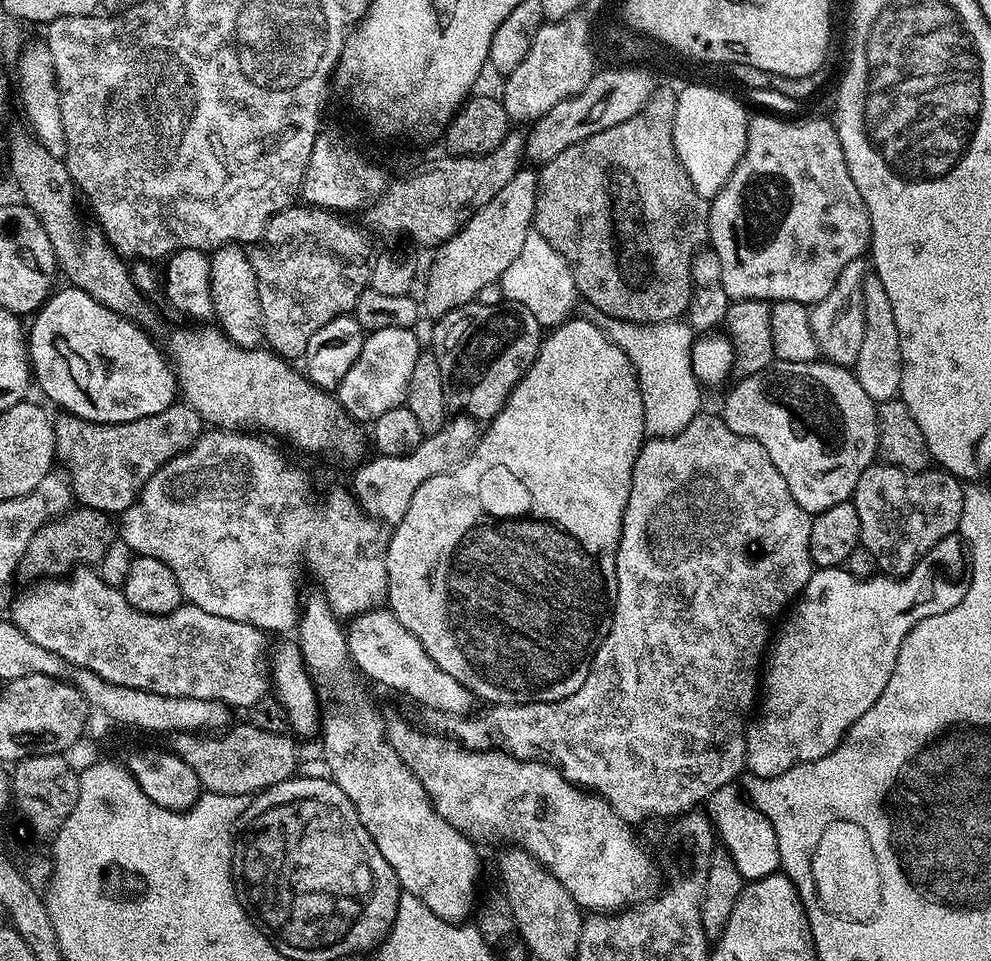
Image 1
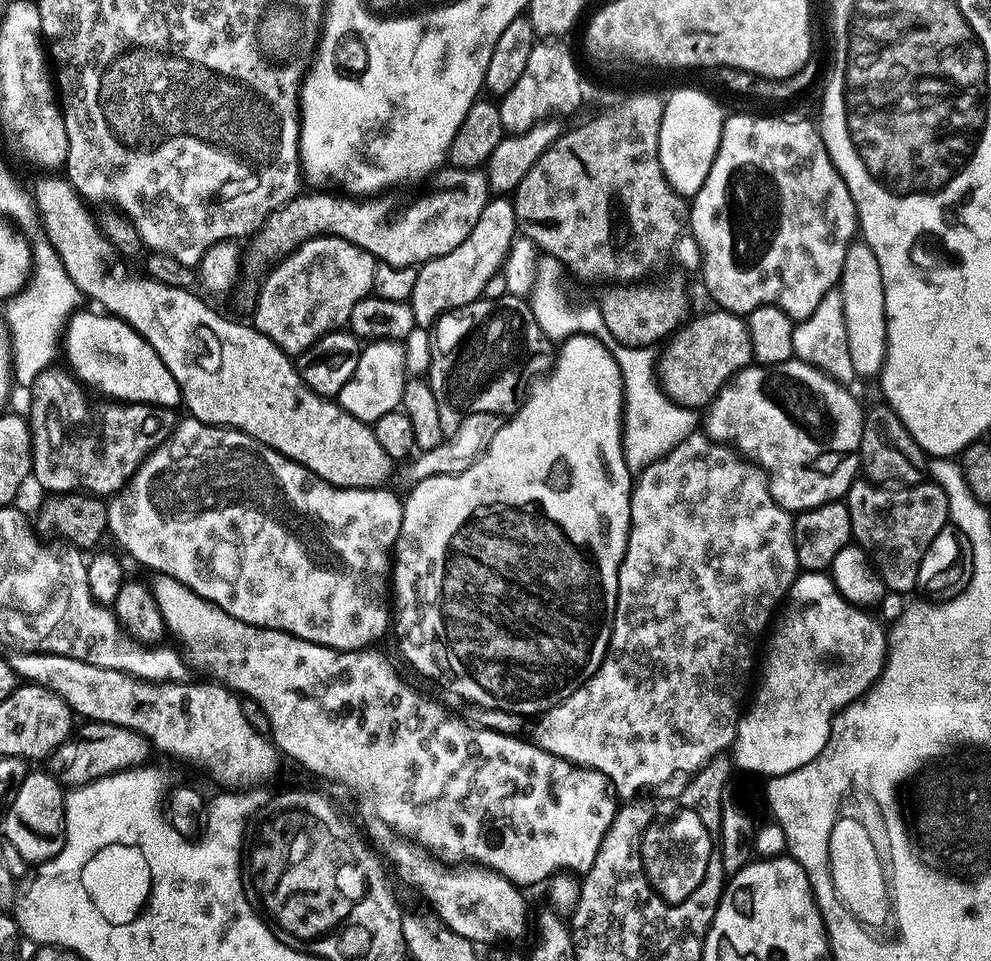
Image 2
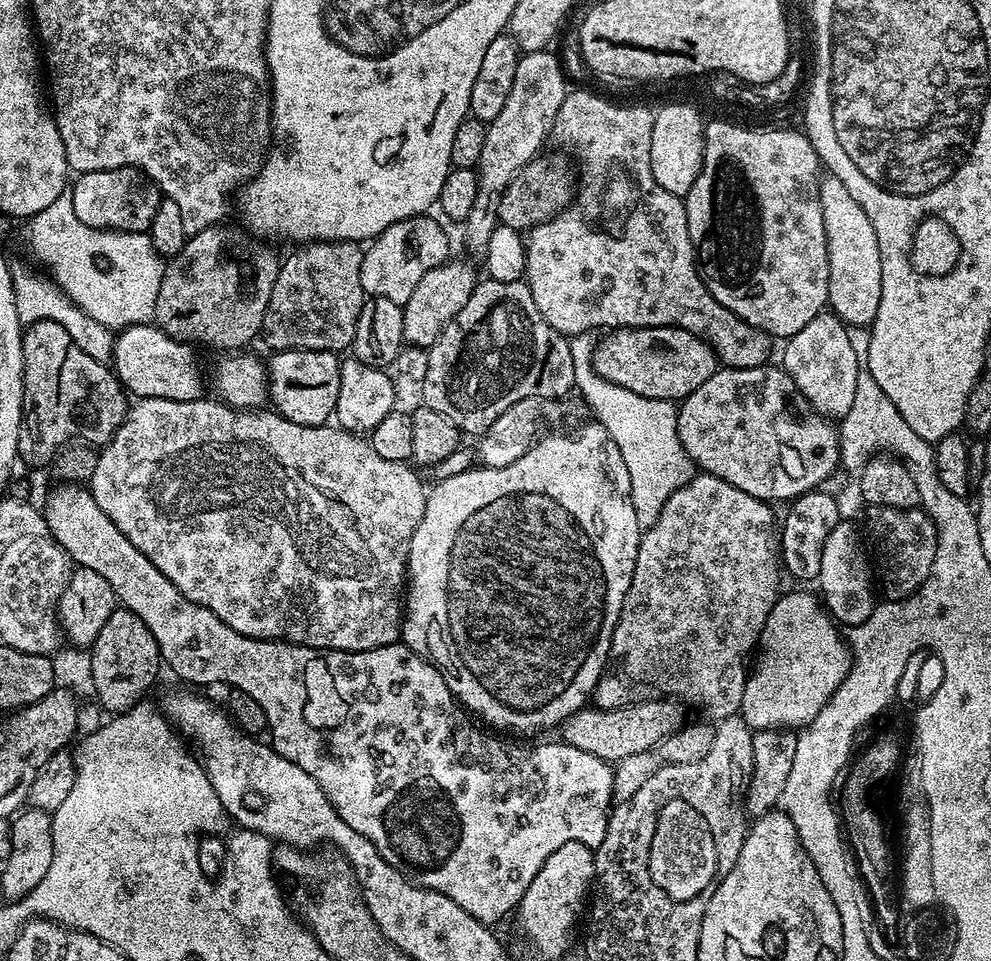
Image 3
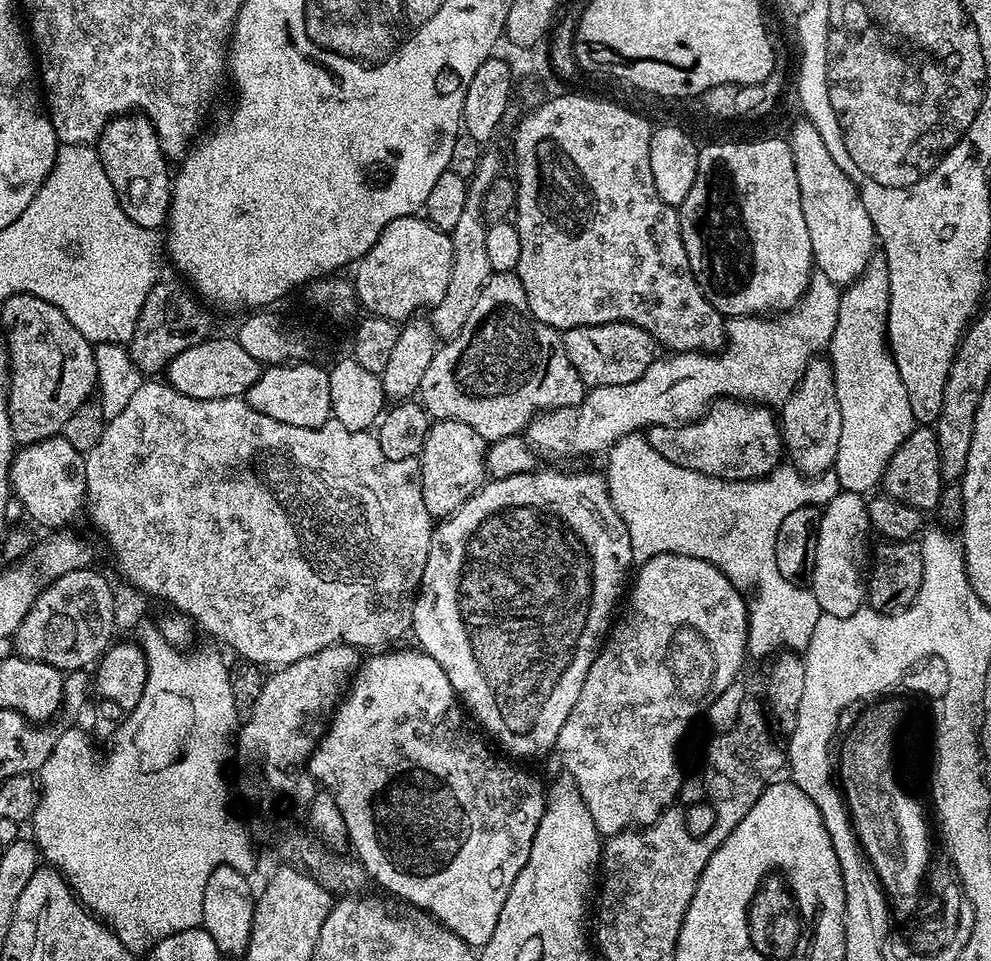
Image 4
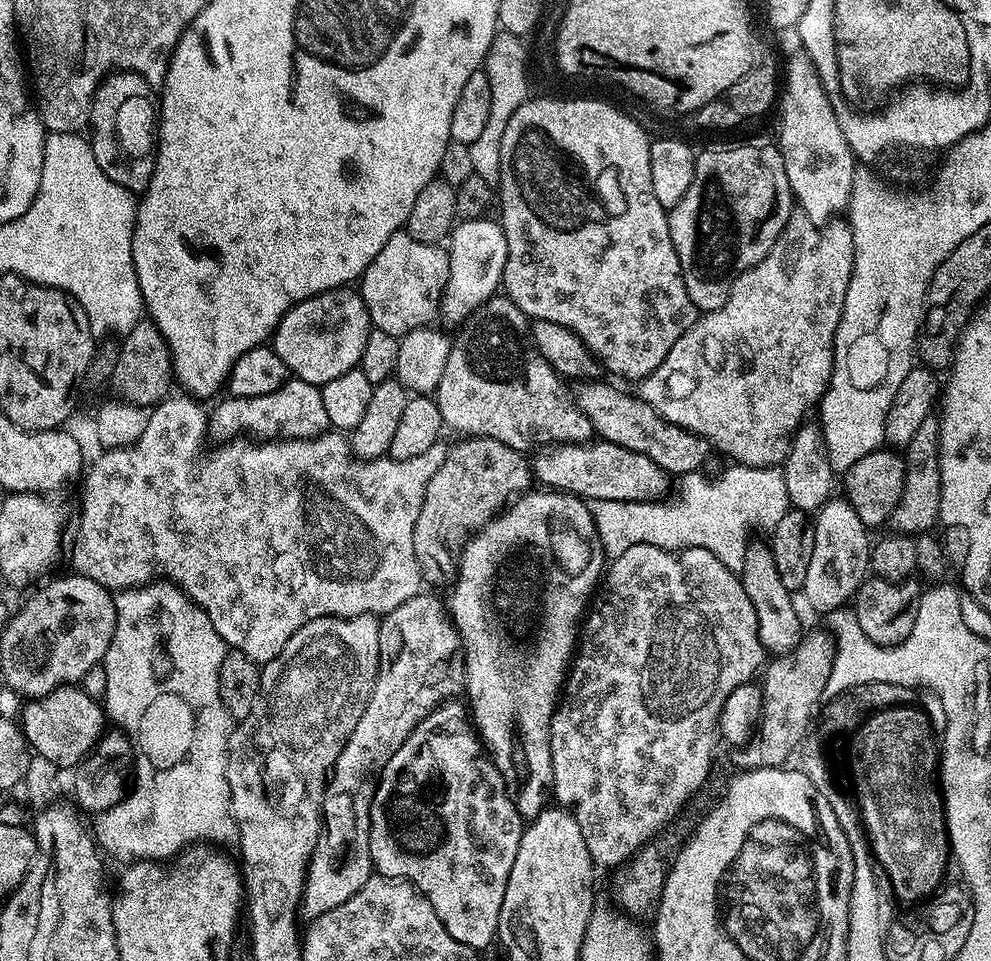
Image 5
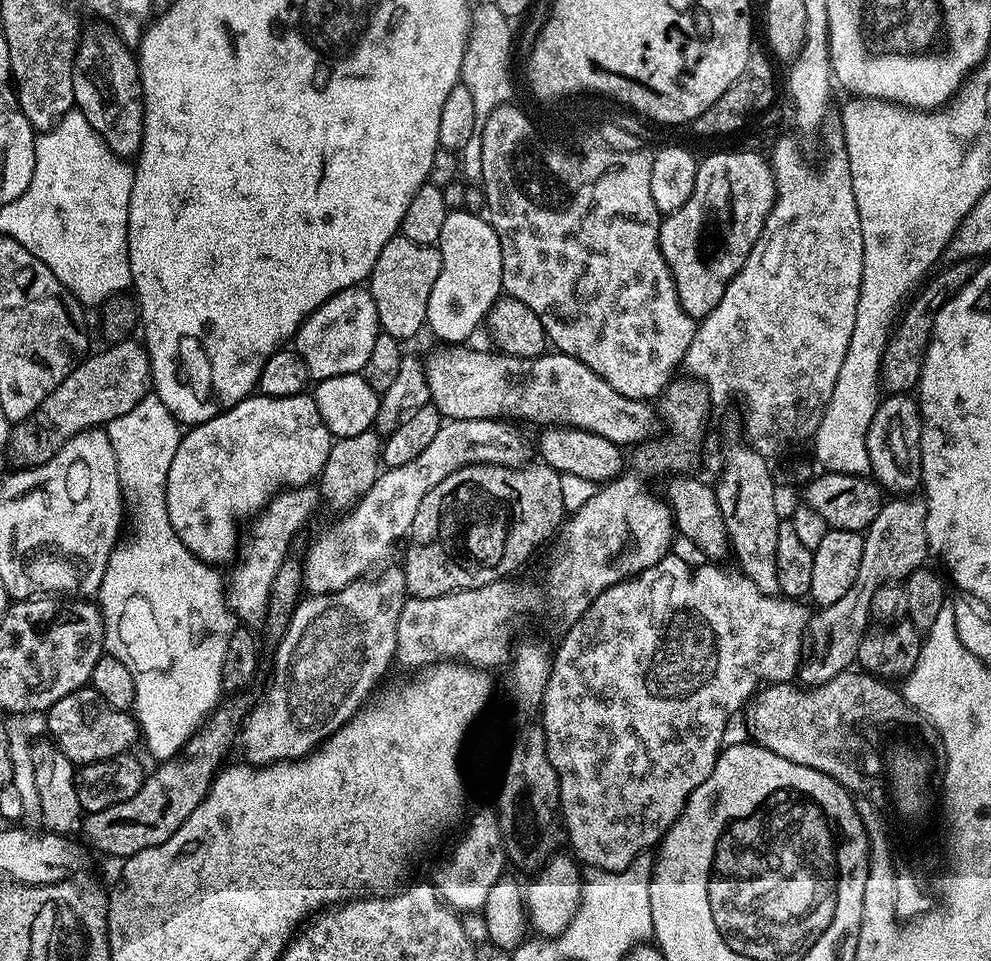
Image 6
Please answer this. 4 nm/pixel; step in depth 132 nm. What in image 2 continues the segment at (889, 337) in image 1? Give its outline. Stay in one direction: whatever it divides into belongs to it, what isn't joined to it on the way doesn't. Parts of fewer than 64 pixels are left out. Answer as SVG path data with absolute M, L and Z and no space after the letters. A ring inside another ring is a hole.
M853 242L846 250L846 258L842 266L842 274L838 291L842 294L842 314L846 318L846 342L850 346L850 362L854 362L857 377L879 377L880 368L886 358L886 298L882 286L882 270L878 270L878 258L874 258L874 250L863 242Z

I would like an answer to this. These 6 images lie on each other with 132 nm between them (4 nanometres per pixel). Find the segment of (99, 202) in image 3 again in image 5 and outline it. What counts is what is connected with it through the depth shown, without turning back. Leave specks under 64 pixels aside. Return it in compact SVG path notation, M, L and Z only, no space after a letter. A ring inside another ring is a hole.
M109 72L98 86L90 106L88 128L92 153L106 178L126 191L142 194L148 188L156 165L158 143L158 92L136 72Z

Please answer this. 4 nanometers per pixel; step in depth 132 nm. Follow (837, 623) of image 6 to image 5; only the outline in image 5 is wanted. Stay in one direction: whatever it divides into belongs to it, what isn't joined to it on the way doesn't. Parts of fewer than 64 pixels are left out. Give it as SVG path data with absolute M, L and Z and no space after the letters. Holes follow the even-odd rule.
M930 414L926 418L922 418L922 426L918 426L918 430L914 434L914 438L910 438L910 442L906 446L903 453L904 469L906 470L906 478L904 479L904 489L902 490L902 498L898 502L898 506L894 506L892 511L891 527L900 534L919 534L927 533L929 530L937 527L940 518L940 499L942 498L942 474L940 473L940 418L939 415ZM821 630L821 632L812 632L809 634L809 636L808 633L801 635L798 646L796 647L796 649L794 649L794 651L787 652L784 656L778 656L767 661L766 667L763 669L762 672L762 677L764 676L764 680L761 679L759 681L760 693L762 694L762 710L760 711L760 722L756 729L755 736L753 736L747 744L737 747L735 751L733 751L736 753L733 754L732 760L734 763L737 764L737 769L747 770L750 768L778 768L787 765L789 761L791 761L788 759L791 758L792 751L794 751L795 748L803 742L804 735L806 735L808 732L808 727L810 727L811 724L814 724L814 717L817 715L818 709L821 707L822 701L825 699L824 691L826 690L826 682L830 680L830 666L834 664L835 653L836 649L834 647L833 641L830 639L829 633L827 631Z

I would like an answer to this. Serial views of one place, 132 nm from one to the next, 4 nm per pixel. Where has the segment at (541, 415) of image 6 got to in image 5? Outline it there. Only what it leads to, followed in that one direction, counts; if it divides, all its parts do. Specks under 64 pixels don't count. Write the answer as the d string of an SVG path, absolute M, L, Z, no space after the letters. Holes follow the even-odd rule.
M581 383L578 387L580 389L575 389L574 392L577 406L584 411L586 418L590 418L592 431L599 439L608 440L618 446L626 446L626 450L634 450L638 454L646 454L650 462L654 462L662 471L676 478L686 475L687 472L699 472L705 467L703 464L707 462L708 452L710 453L710 445L707 440L662 418L646 401L641 400L639 395L627 396L622 389L615 388L612 384L600 383Z

